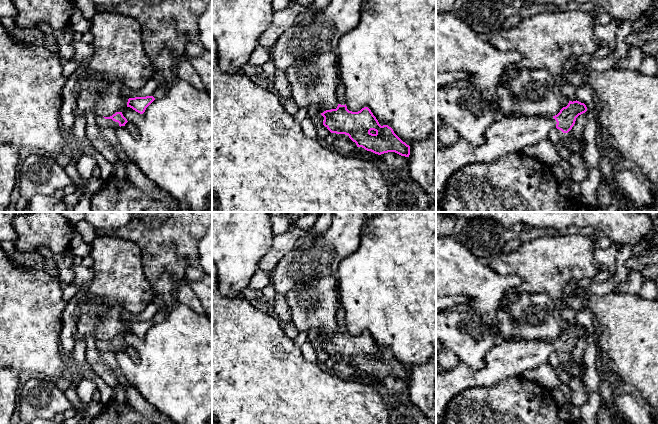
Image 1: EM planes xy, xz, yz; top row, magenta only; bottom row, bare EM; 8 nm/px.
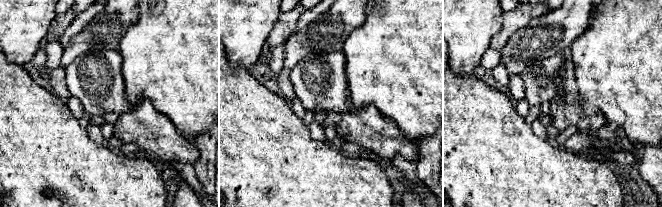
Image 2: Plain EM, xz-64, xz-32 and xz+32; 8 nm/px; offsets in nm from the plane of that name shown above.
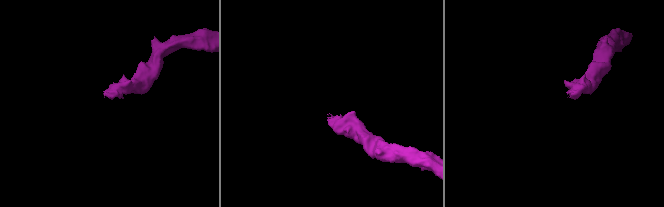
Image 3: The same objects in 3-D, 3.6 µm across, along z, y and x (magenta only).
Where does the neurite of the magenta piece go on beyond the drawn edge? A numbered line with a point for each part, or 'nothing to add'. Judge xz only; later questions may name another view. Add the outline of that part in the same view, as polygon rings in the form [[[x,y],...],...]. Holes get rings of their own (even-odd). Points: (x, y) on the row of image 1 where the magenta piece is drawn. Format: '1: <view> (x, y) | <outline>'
1: xz (340, 93) | [[[339,63],[337,66],[337,73],[338,73],[338,79],[339,79],[339,83],[338,83],[337,91],[336,91],[337,101],[338,101],[338,104],[345,105],[346,104],[345,86],[341,82]]]

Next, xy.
1: xy (100, 120) | [[[96,116],[96,123],[100,128],[111,127],[117,129],[120,127],[118,122],[115,122],[112,119],[105,119],[103,116]]]

